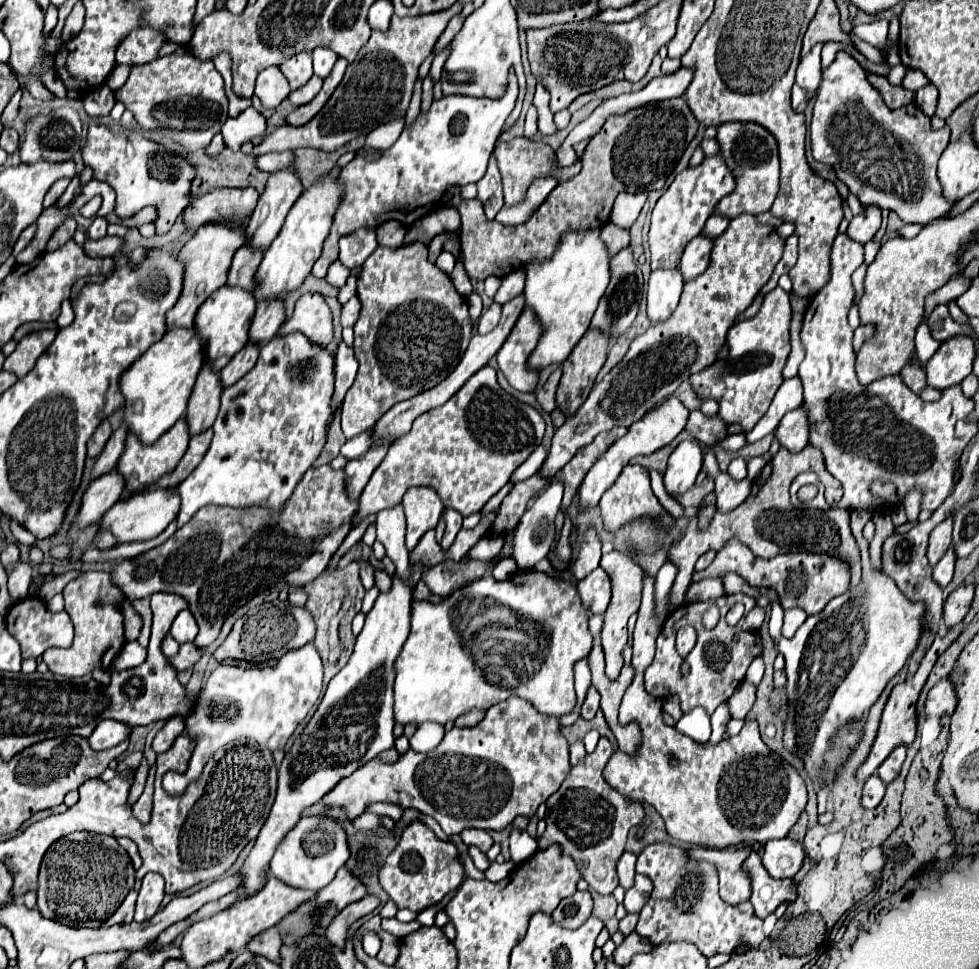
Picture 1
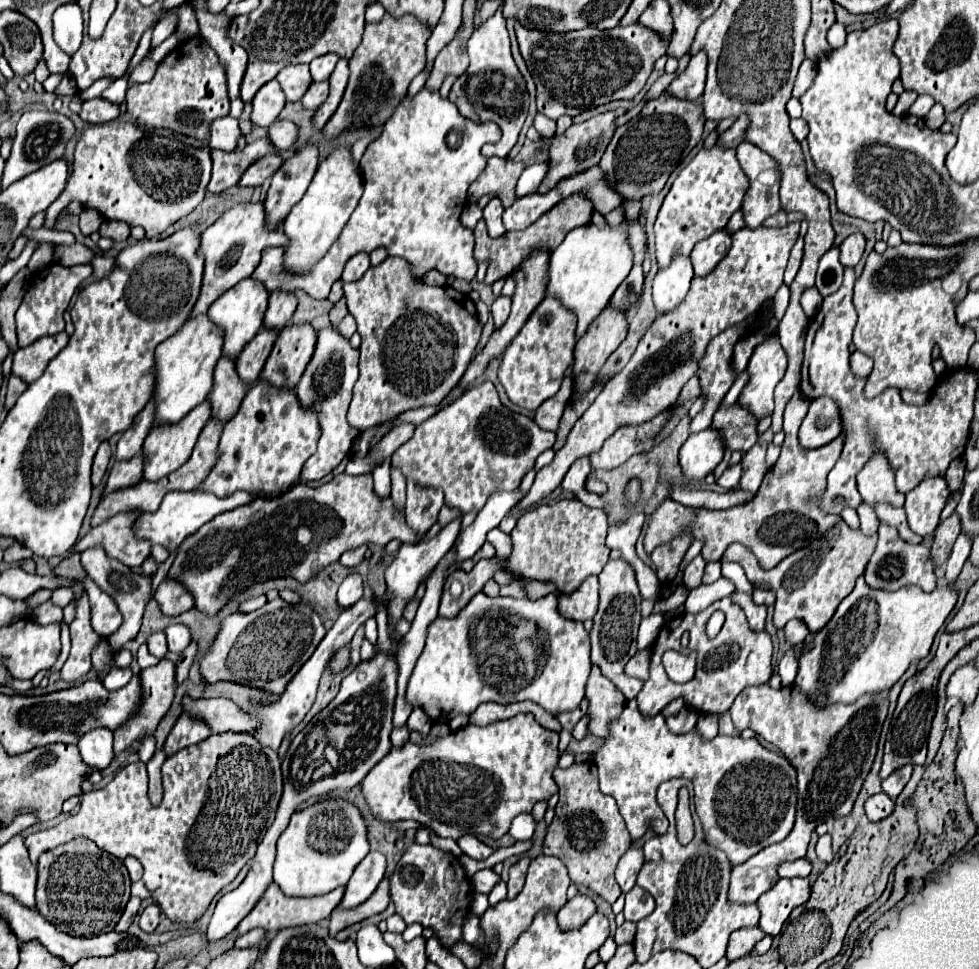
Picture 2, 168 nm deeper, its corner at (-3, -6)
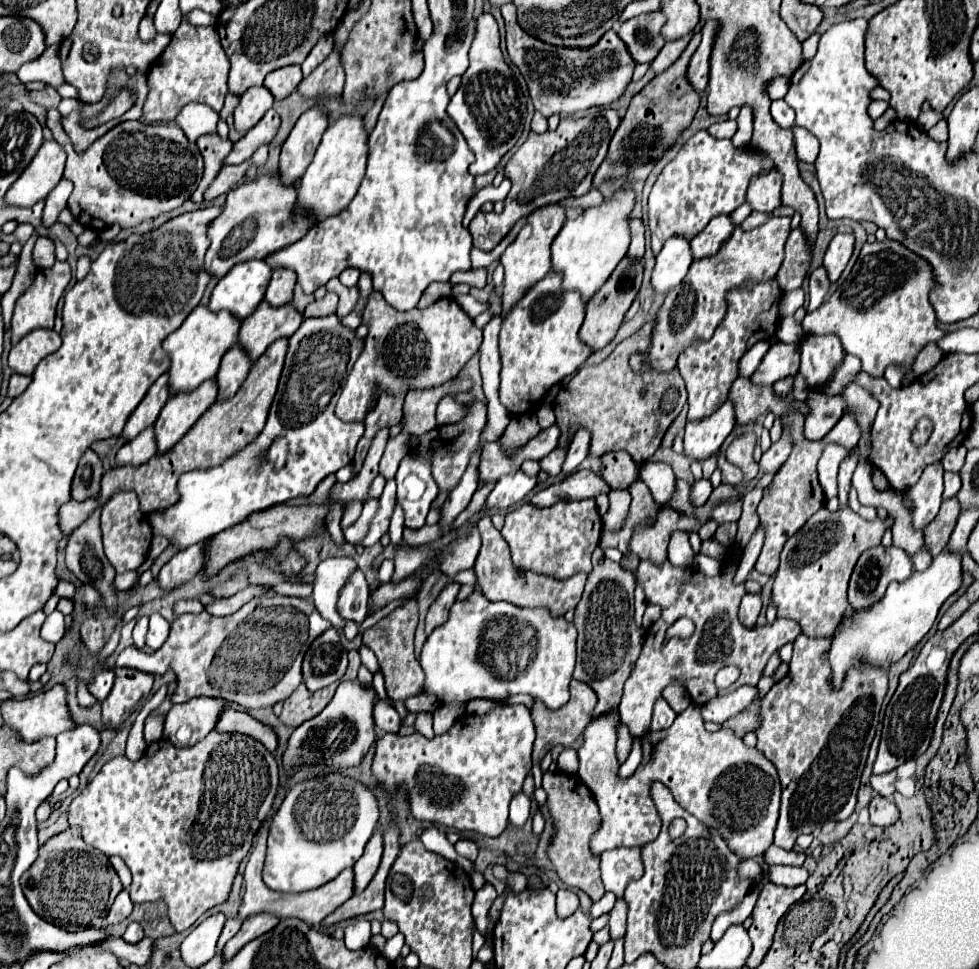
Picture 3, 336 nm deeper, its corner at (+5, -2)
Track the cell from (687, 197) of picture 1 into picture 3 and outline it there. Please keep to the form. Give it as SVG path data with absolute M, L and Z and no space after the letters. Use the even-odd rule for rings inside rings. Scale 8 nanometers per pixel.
M708 132L694 134L676 154L676 158L664 166L648 198L648 216L652 232L652 250L658 254L670 236L694 238L706 228L706 224L720 214L734 212L746 202L746 190L750 178L774 170L774 162L768 156L754 154L754 148L736 148L732 140L718 140Z

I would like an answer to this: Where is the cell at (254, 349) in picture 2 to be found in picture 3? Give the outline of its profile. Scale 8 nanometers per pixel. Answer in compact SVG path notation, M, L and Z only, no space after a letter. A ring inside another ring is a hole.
M262 300L258 308L242 320L240 344L248 350L250 358L258 360L274 340L290 338L300 328L300 324L302 314L292 302L274 308Z

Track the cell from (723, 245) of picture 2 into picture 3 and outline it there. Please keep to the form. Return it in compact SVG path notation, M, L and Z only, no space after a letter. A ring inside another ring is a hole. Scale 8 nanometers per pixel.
M716 216L710 220L710 224L692 238L692 254L694 260L700 260L704 256L712 256L720 250L720 246L732 236L736 224L730 220L730 216Z

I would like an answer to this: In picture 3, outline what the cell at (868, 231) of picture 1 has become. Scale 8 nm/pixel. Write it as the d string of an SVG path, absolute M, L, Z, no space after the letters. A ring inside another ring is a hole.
M836 234L826 250L824 256L824 268L828 274L828 280L834 284L840 274L844 272L850 256L854 250L854 236L852 234Z

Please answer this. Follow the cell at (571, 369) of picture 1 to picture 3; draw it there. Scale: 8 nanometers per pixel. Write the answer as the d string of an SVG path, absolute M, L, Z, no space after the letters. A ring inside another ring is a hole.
M626 256L616 266L612 276L606 280L606 284L588 300L586 318L584 318L584 324L580 328L580 340L584 344L592 346L594 350L600 350L616 336L616 332L624 320L624 314L628 312L628 308L632 306L632 302L638 296L638 290L642 286L642 276L644 276L644 262L642 260L632 260Z

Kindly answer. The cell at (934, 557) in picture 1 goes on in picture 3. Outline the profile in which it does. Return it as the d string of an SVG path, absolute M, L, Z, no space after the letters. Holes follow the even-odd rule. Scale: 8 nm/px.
M952 496L942 502L938 516L928 526L924 526L924 530L922 530L924 532L924 546L928 548L928 552L932 556L936 556L948 544L950 534L956 526L958 514L960 514L960 504L958 504L958 498Z

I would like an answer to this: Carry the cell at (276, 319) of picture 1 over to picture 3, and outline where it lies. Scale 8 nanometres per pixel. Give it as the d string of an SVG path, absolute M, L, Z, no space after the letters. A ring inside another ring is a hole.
M288 268L274 270L270 286L266 290L266 300L272 306L284 306L284 304L292 302L294 284L296 284L296 274L292 270L288 270Z

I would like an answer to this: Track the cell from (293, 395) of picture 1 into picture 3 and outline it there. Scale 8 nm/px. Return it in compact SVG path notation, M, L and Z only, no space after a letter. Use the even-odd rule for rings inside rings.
M276 440L272 444L272 450L268 450L268 458L272 458L274 466L284 466L284 458L288 456L288 442L282 440Z

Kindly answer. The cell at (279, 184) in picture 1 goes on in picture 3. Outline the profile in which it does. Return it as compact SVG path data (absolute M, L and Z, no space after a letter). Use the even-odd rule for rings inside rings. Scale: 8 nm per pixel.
M312 106L298 118L280 154L278 172L284 184L292 184L302 178L326 128L328 110L324 106Z

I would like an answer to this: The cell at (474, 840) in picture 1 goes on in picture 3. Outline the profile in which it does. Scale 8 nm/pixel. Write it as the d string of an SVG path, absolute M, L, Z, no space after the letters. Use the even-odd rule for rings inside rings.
M460 840L456 846L456 852L460 854L460 856L464 856L464 858L468 858L468 860L476 860L476 856L478 856L478 846L474 844L474 842L470 842L470 840Z

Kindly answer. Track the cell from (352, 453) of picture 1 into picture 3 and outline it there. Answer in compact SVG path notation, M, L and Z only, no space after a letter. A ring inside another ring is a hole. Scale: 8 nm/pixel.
M446 396L446 398L442 398L442 400L440 400L440 404L438 404L436 418L438 418L438 422L456 424L456 422L460 422L460 420L462 420L462 414L464 414L464 412L468 412L468 410L466 410L466 404L456 402L454 398Z

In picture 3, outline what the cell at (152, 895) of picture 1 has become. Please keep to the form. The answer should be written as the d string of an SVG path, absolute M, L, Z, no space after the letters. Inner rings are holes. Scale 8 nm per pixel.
M132 922L132 924L126 928L126 932L122 934L122 940L128 942L128 944L136 944L136 942L140 942L142 938L144 938L144 932L142 932L142 926L140 926L138 922Z

